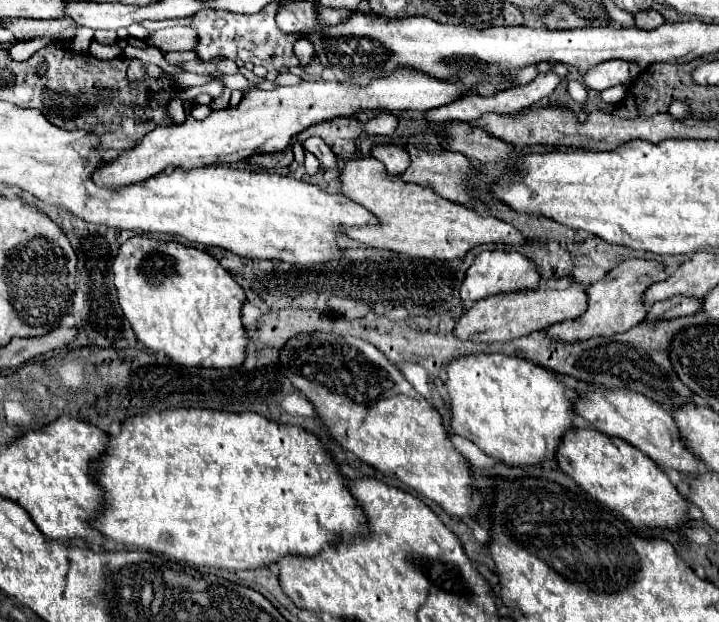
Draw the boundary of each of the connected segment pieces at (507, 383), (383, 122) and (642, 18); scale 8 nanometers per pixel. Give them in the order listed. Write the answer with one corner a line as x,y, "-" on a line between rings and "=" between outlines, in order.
477,353
477,355
453,359
445,367
443,385
449,395
447,407
451,413
453,433
467,437
481,451
485,451
487,455
499,459
501,463
509,467
539,465
541,457
555,459
561,437
565,435
567,429
573,427
571,401
577,399
577,393
565,387
563,383
555,381
551,371
537,367
533,363
527,363
525,359
519,359
519,357
509,357
509,355
499,355
499,353
493,353
493,355
=
377,113
375,117
371,117
367,123
363,123
363,131
367,135
393,135
397,129
397,117
393,113
=
649,9
649,11
641,11
641,13
635,13
633,17
635,17
635,25
641,27
641,29
655,29
655,27
659,27
659,25
665,23
663,17
661,17
657,11
653,11
653,9

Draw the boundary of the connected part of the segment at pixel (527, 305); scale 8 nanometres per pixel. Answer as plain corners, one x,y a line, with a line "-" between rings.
571,281
567,289
549,289
539,287
537,291
515,291
515,295
493,295
491,299
483,299
473,303
467,313
457,321
455,335
459,339
471,341
511,341
533,331
547,329
555,323
575,319
583,315
587,309
587,293
585,287
577,281

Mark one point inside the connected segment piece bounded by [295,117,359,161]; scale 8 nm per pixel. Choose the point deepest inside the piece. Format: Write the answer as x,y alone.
340,134

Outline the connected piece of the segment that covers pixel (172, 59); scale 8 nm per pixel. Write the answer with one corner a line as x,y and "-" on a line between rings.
186,51
186,52
167,52
164,56
166,61
170,65
177,65
181,62
188,62
192,60
198,60
199,57
195,51

